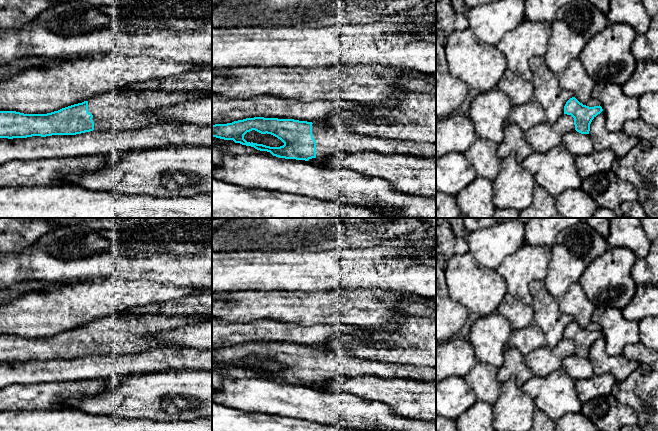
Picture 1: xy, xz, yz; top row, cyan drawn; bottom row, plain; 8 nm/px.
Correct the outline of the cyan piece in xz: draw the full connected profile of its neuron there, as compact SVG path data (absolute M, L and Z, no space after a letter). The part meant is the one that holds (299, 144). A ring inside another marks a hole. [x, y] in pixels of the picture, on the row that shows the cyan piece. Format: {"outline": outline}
{"outline": "M254 117L227 124L215 124L212 125L212 137L233 140L235 143L270 152L279 158L305 161L332 156L340 152L363 151L436 159L436 143L357 134L340 128L327 128L316 123L294 119ZM252 130L261 134L271 134L280 139L284 145L270 147L247 142L244 135Z"}

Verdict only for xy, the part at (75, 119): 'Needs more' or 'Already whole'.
Needs more

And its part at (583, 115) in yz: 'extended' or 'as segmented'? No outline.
as segmented

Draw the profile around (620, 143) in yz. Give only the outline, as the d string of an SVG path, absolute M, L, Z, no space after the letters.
M602 111L592 120L589 135L595 151L612 150L616 157L625 156L639 142L638 139L627 135L623 130L610 132L606 127L606 116Z

